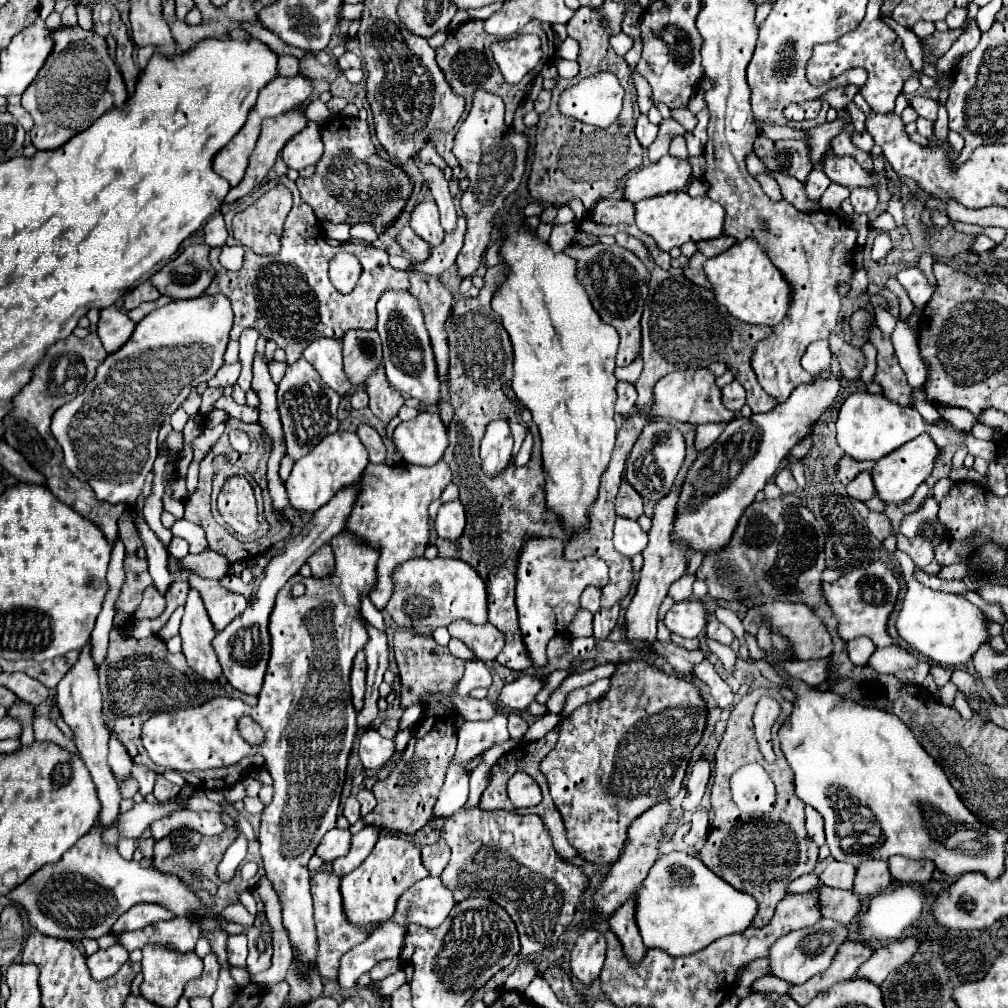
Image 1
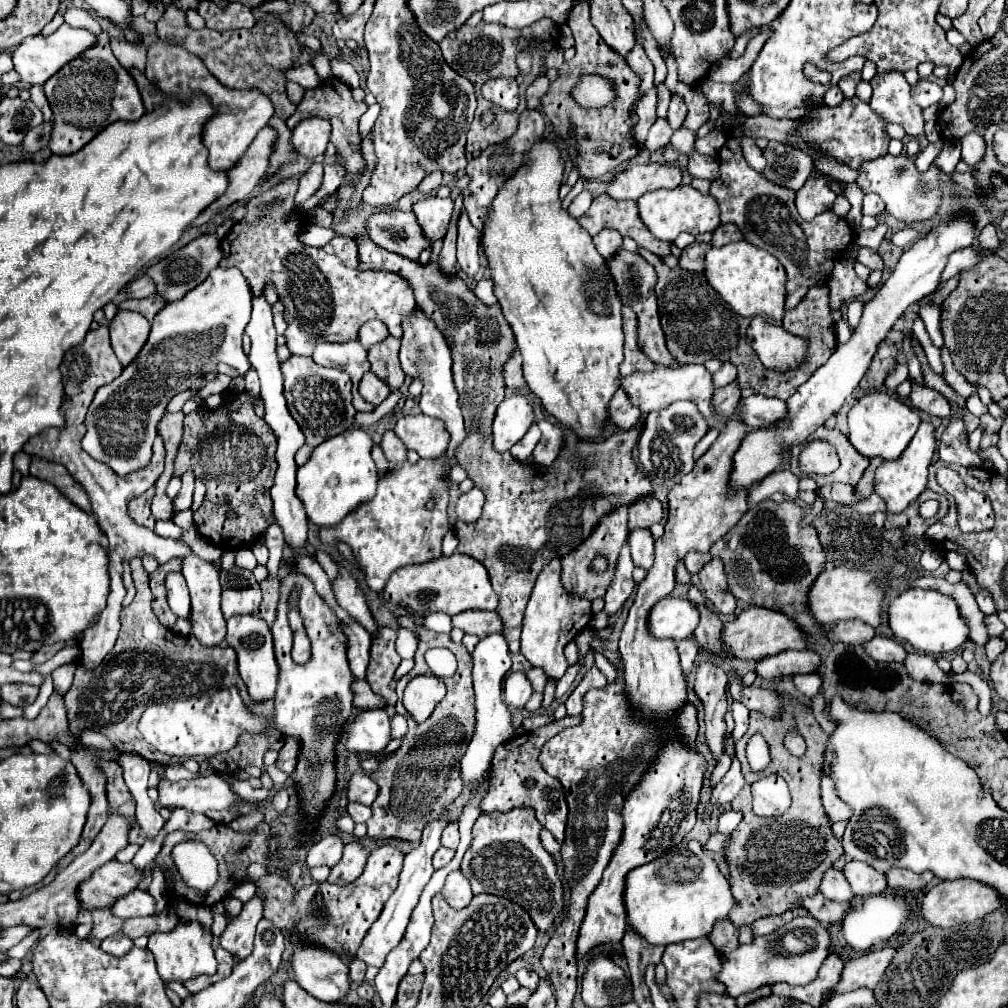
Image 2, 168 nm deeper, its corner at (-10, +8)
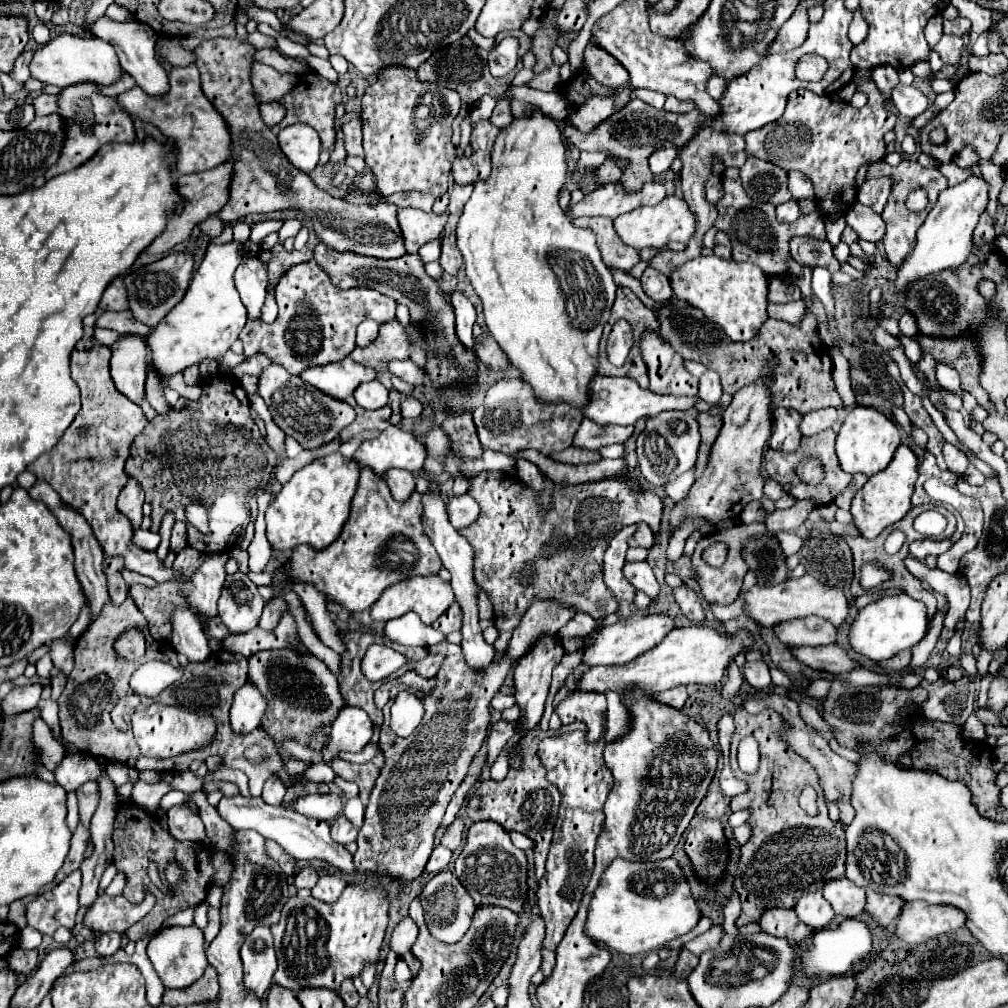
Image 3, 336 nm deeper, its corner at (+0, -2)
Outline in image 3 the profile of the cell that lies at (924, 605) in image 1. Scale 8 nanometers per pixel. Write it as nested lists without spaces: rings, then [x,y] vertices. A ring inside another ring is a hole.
[[[901,592],[895,596],[883,596],[859,610],[857,618],[851,622],[849,628],[849,644],[863,658],[881,662],[881,660],[889,660],[901,650],[913,648],[925,634],[927,634],[925,604]]]

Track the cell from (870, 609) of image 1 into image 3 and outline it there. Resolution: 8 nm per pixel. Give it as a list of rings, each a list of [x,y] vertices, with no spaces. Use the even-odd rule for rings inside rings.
[[[805,574],[801,578],[787,578],[787,582],[781,582],[775,586],[755,584],[751,590],[745,592],[745,606],[743,606],[743,614],[747,618],[751,618],[757,626],[773,626],[783,620],[805,618],[811,614],[821,616],[835,626],[841,626],[847,618],[847,612],[849,612],[849,606],[847,606],[845,594],[837,588],[823,586],[809,574]]]

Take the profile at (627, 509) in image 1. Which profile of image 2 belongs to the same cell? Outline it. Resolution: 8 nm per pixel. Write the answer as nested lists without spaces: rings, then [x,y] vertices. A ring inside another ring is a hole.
[[[645,496],[629,506],[629,528],[649,528],[663,518],[663,506],[655,496]]]

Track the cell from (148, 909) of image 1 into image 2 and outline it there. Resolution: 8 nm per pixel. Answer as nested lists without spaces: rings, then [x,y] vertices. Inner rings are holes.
[[[135,890],[123,898],[119,898],[113,908],[111,908],[113,916],[117,918],[137,918],[137,916],[151,916],[155,914],[155,900],[149,892],[143,890]]]

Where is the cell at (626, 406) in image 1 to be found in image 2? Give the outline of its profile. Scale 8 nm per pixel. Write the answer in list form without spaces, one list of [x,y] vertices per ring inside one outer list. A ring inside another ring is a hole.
[[[619,388],[619,392],[613,396],[613,400],[609,402],[609,420],[611,424],[629,430],[633,428],[639,420],[641,420],[641,410],[635,408],[633,404],[629,404],[629,396],[625,396],[623,388]]]

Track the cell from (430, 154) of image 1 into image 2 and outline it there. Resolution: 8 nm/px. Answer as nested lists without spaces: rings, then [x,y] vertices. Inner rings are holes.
[[[431,172],[431,174],[425,176],[425,180],[419,184],[419,192],[421,192],[421,194],[433,194],[439,184],[441,184],[441,172]]]

